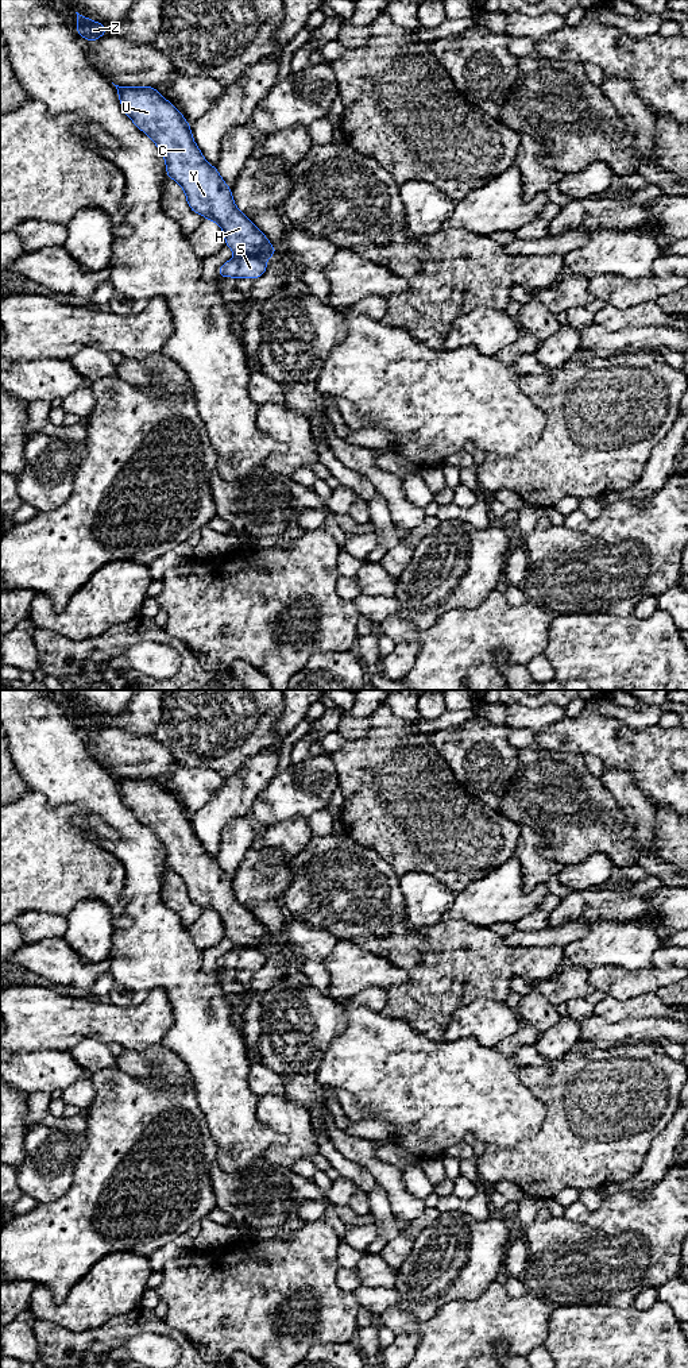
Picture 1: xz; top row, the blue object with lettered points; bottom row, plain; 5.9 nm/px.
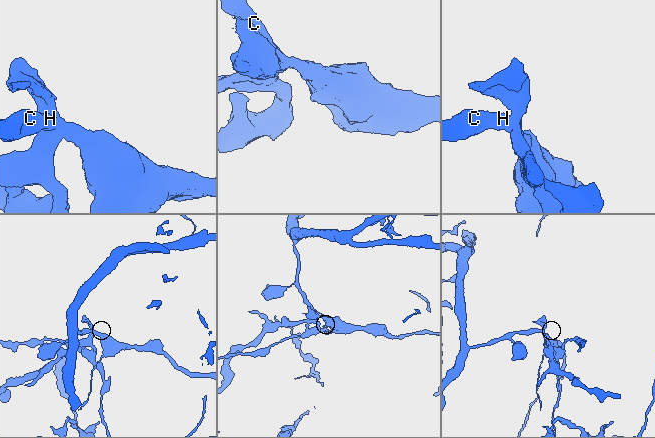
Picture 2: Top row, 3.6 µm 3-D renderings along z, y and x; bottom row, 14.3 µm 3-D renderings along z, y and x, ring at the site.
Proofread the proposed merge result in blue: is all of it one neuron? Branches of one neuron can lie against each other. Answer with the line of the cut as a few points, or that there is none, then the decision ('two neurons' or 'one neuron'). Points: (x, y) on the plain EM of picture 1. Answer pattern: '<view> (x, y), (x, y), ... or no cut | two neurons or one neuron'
xz (242, 947), (263, 947), (266, 950) | two neurons

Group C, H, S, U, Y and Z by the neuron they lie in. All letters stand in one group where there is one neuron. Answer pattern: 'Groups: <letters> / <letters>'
Groups: C H U Y Z / S

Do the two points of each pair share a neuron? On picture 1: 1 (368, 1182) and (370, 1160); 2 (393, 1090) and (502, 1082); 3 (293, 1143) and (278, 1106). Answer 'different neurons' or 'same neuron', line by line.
1: different neurons
2: same neuron
3: same neuron

